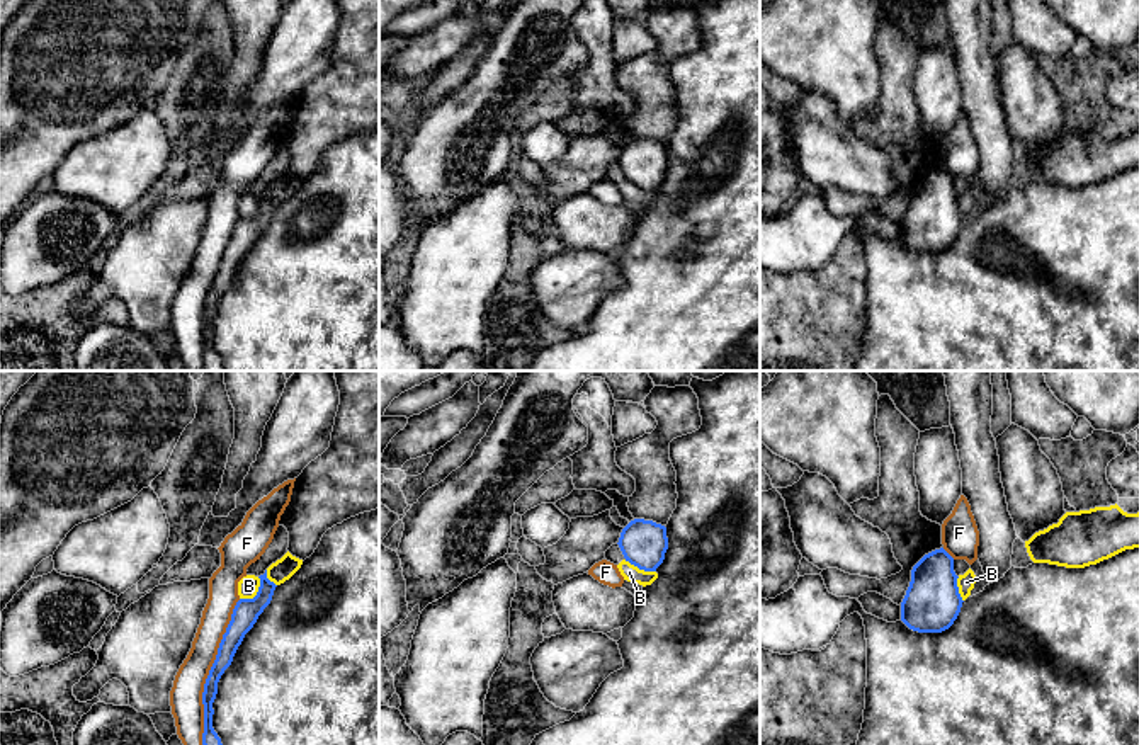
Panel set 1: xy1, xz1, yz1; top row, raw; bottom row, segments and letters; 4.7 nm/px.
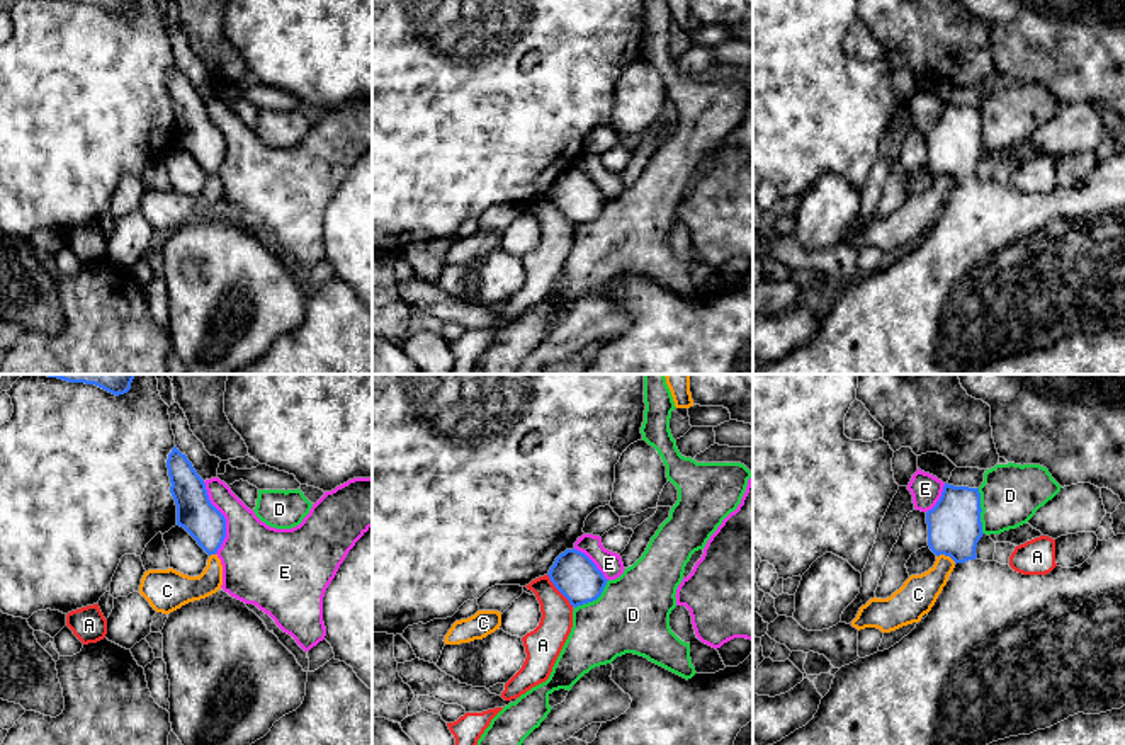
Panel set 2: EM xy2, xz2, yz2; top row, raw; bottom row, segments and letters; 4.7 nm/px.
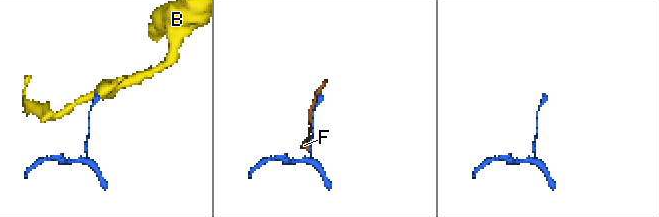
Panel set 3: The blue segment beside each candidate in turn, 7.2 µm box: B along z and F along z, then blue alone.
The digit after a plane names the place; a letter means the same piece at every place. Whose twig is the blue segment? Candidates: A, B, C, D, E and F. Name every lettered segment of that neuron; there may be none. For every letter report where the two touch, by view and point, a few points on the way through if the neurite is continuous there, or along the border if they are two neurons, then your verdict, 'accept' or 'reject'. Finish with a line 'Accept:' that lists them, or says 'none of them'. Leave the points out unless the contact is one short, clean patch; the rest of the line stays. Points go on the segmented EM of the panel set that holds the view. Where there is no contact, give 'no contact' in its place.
A: contact xz2 (558, 589); border xz2 (548, 574), (553, 585), (573, 606); reject
B: contact xy1 (257, 594); border xy1 (259, 577), (259, 591), (252, 597), (240, 599); reject
C: contact yz2 (947, 555); border yz2 (937, 555), (947, 555), (955, 563); reject
D: contact yz2 (981, 511); border yz2 (978, 489), (981, 529), (984, 533); reject
E: contact xy2 (223, 517); border xy2 (203, 482), (209, 502), (225, 519), (225, 540), (216, 553); reject
F: contact xy1 (209, 672); reject
Accept: none of them

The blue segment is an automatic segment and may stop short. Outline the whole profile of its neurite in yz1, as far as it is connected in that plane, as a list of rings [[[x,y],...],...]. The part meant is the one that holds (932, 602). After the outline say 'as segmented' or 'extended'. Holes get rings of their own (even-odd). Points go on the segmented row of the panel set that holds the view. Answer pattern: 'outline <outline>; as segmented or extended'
outline [[[944,549],[925,554],[911,570],[911,582],[901,602],[901,621],[918,633],[942,633],[957,619],[962,597],[954,558]]]; as segmented

